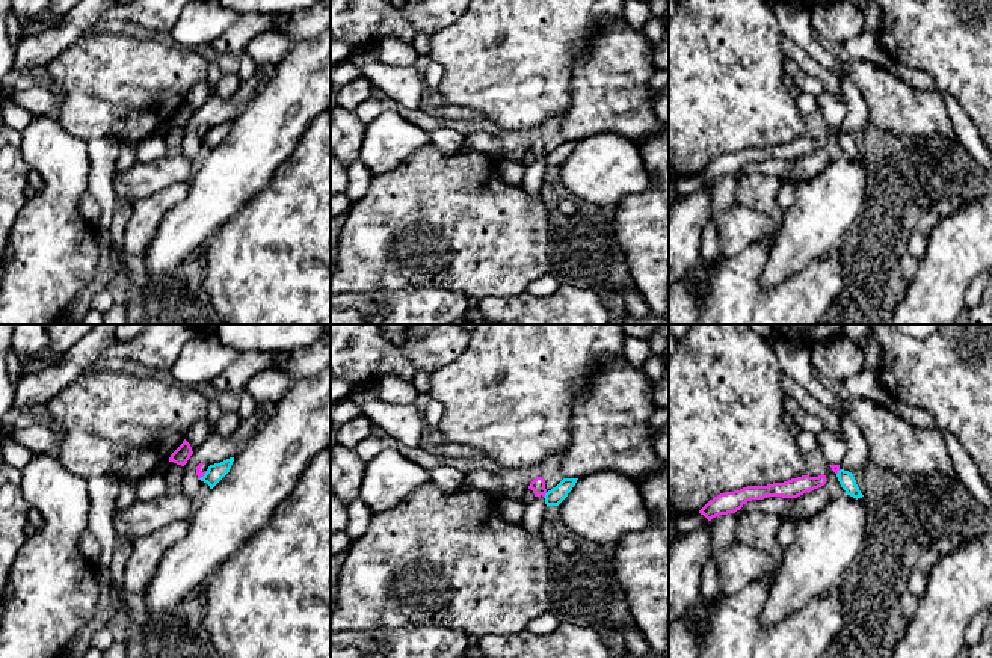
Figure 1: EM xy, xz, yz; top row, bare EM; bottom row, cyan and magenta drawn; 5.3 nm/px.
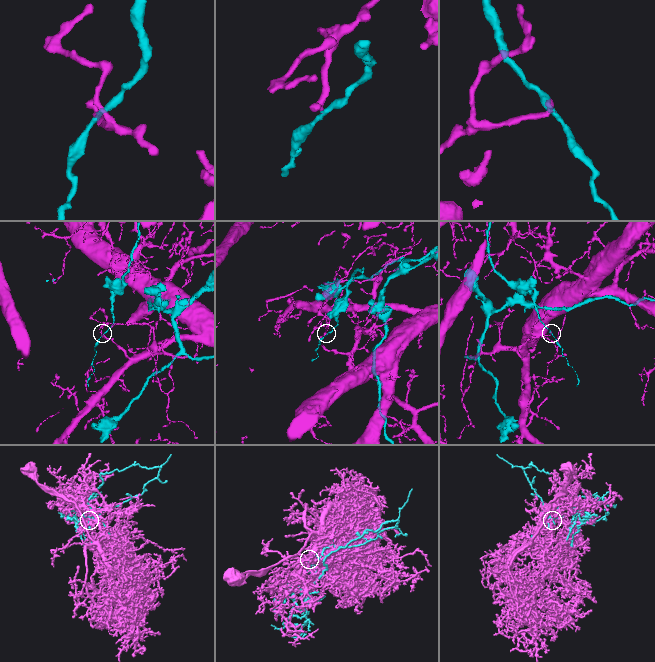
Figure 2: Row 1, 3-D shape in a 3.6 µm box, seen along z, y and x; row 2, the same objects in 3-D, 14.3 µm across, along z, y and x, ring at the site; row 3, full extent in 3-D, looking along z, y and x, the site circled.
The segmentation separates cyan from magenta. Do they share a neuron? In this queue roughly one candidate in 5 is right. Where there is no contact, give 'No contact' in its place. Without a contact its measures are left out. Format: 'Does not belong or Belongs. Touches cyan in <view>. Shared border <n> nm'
Does not belong. Touches cyan in xz. Shared border 40 nm

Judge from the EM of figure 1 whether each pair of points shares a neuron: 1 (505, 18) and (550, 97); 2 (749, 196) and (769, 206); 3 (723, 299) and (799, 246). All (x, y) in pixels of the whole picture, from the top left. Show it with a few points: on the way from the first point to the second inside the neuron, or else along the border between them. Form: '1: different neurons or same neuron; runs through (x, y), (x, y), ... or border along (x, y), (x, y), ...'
1: same neuron; runs through (515, 38), (515, 62), (530, 77)
2: same neuron; runs through (754, 196), (760, 196), (764, 201)
3: different neurons; border along (775, 239), (761, 275), (761, 285), (764, 289)

